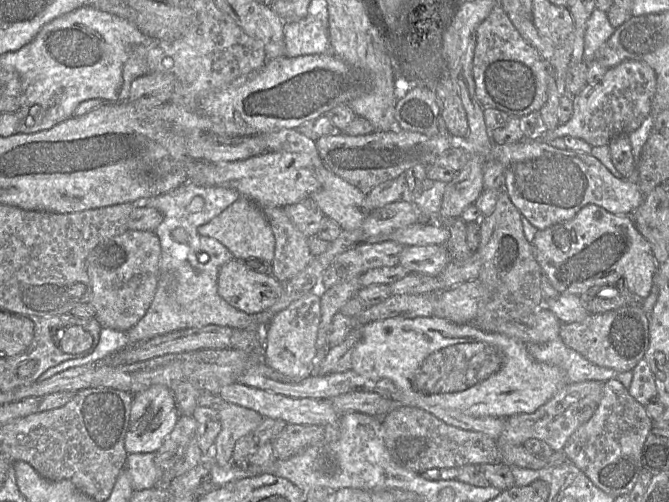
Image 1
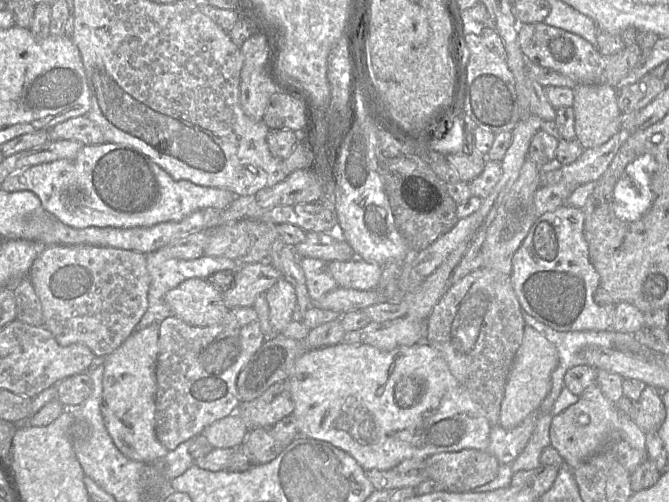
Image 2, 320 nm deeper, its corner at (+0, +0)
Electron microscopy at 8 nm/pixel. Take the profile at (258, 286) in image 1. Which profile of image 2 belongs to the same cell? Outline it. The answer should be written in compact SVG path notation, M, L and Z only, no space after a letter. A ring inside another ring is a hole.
M190 278L165 295L174 316L192 326L211 326L229 312L222 292L206 279Z

